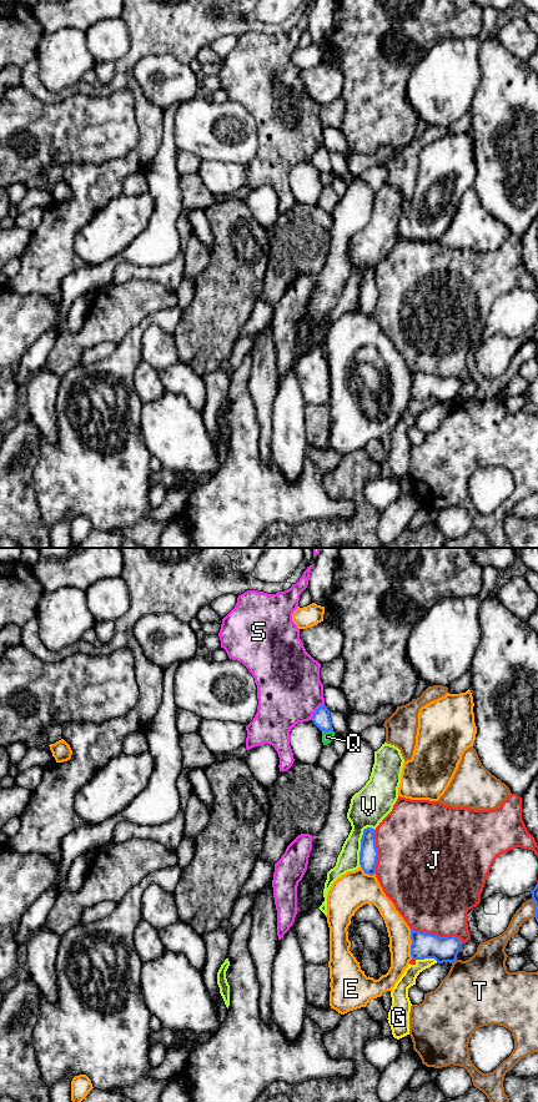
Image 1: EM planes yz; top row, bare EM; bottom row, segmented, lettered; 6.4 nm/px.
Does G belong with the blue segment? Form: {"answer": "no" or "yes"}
{"answer": "no"}

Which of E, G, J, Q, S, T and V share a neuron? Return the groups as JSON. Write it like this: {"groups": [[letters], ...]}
{"groups": [["E"], ["G", "J"], ["Q"], ["S"], ["T"], ["V"]]}

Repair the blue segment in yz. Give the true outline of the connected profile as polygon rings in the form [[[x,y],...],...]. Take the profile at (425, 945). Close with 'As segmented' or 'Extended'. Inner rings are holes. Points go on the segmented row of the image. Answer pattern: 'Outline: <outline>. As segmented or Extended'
Outline: [[[411,930],[411,940],[411,956],[413,960],[434,958],[438,963],[454,962],[463,945],[461,939],[456,936],[439,937],[414,930]]]. As segmented

